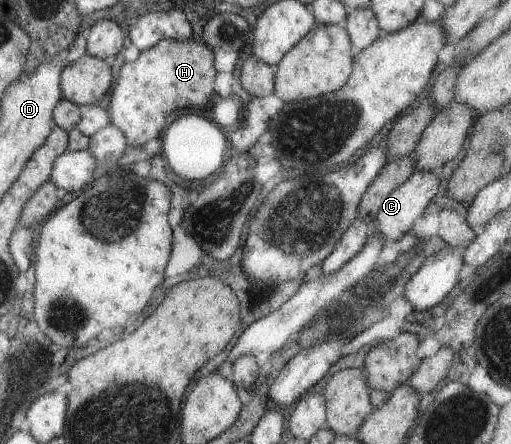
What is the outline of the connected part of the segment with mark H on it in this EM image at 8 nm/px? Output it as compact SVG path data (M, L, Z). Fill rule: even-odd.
M171 39L160 40L151 48L139 52L135 60L124 62L118 71L116 84L112 86L110 98L108 98L106 114L108 114L109 123L122 132L128 147L142 148L147 141L158 139L160 132L166 126L168 114L187 110L196 111L196 108L204 111L210 94L215 92L213 83L217 72L213 66L212 50L201 42L194 42L191 39L184 42Z

